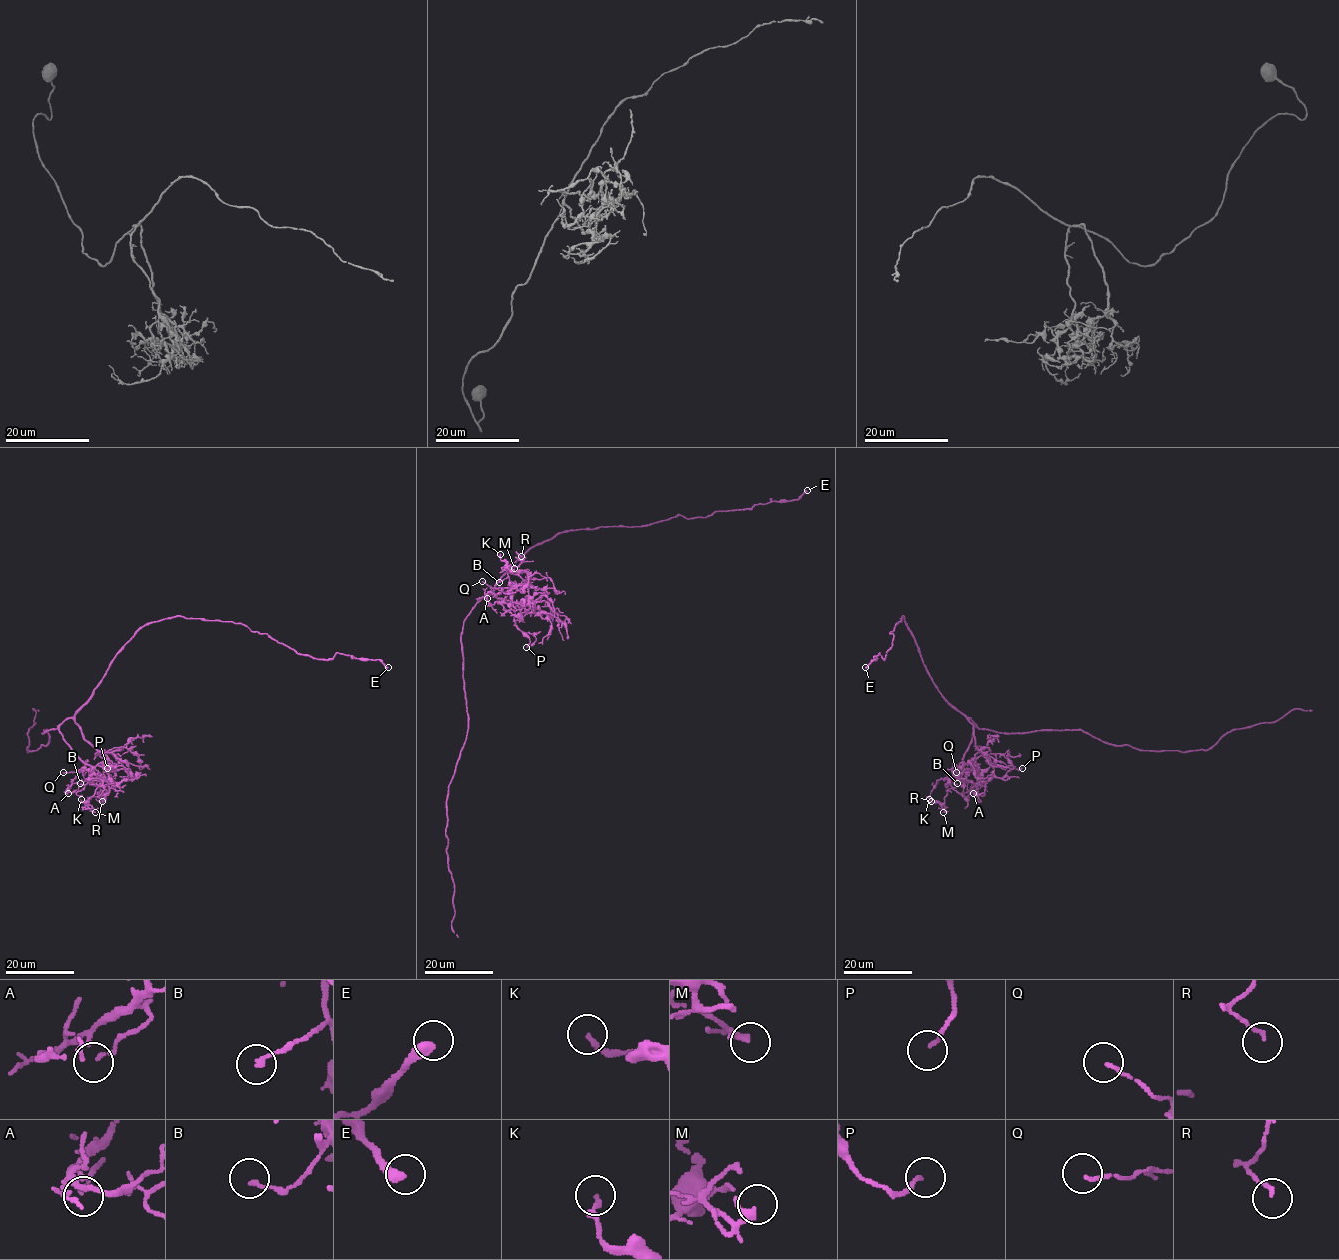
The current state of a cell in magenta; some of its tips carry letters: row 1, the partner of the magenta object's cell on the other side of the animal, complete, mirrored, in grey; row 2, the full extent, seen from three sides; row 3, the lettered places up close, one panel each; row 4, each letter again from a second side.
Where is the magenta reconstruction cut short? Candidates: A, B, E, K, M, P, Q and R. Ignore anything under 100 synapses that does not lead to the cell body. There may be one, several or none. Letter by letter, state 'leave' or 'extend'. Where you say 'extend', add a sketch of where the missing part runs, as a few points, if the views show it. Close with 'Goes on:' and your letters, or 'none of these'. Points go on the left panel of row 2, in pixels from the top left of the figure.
A: leave
B: leave
E: leave
K: leave
M: leave
P: leave
Q: leave
R: leave
Goes on: none of these

